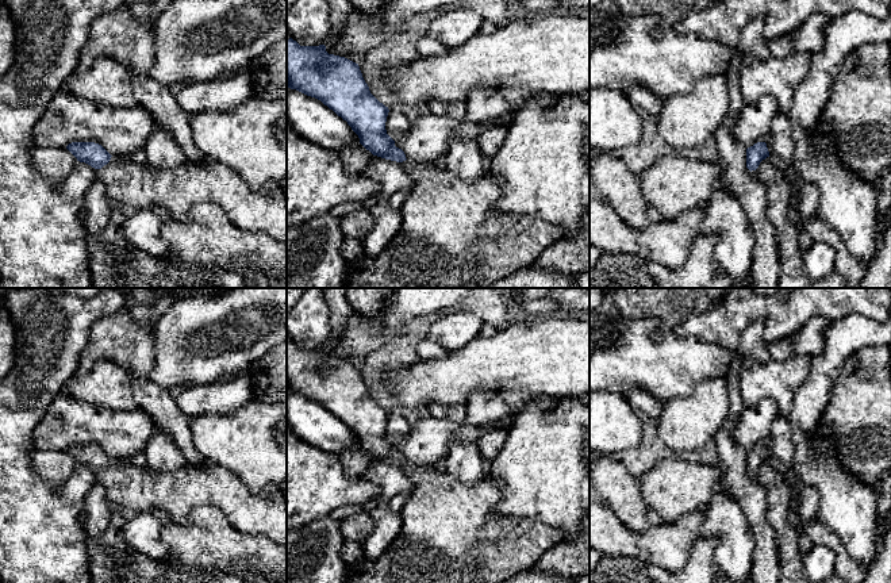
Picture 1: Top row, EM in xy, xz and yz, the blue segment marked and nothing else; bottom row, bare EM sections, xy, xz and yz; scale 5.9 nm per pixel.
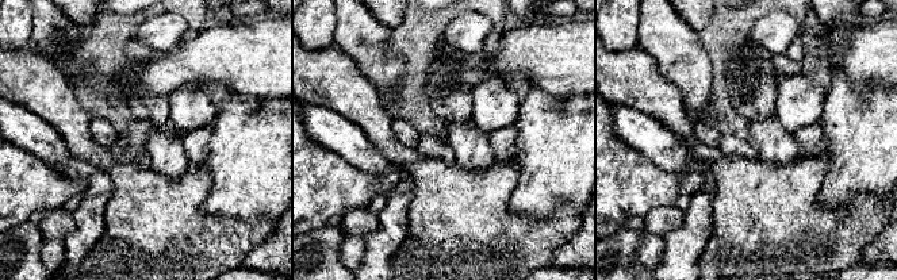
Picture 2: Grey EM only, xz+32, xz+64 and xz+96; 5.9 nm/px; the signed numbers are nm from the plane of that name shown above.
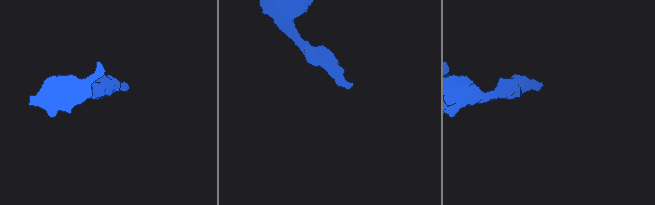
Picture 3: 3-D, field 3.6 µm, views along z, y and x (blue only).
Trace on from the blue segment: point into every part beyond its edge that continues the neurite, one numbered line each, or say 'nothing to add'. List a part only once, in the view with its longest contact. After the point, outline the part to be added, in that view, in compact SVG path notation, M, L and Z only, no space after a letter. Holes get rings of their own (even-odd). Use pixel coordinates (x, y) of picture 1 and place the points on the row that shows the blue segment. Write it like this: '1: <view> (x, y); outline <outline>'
1: xy (173, 191); outline M112 156L107 165L97 169L97 174L108 196L119 204L137 210L151 207L161 210L172 219L189 220L189 211L193 206L215 203L224 210L238 229L264 233L287 243L287 197L279 183L269 181L254 191L231 168L208 158L204 162L187 161L180 168L161 170L147 164L116 160Z

